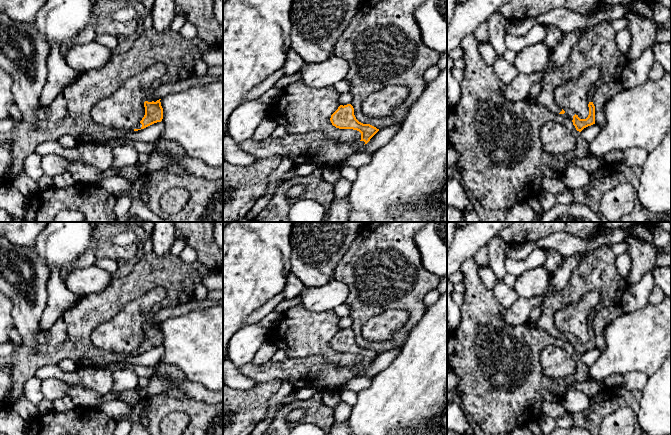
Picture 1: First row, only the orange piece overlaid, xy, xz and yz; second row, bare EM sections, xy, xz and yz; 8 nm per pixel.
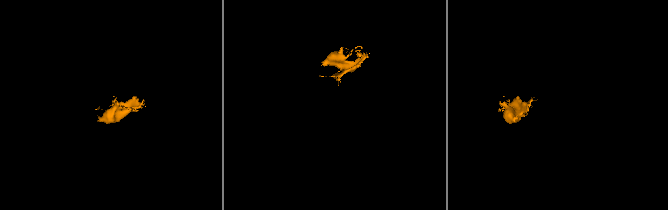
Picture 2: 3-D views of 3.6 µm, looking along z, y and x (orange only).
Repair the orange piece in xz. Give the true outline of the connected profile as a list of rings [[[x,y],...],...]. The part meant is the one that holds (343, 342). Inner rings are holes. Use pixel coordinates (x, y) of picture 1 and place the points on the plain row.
[[[351,328],[340,329],[331,339],[330,345],[339,353],[353,353],[361,357],[361,364],[356,369],[336,367],[321,362],[321,356],[315,355],[303,359],[287,359],[282,362],[267,362],[262,365],[247,363],[238,367],[244,376],[256,383],[271,380],[288,381],[294,388],[315,388],[320,394],[330,391],[343,391],[344,385],[367,368],[379,355],[370,348],[359,346]]]

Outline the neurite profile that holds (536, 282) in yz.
[[[544,265],[523,272],[517,277],[513,288],[519,298],[525,299],[533,297],[545,299],[556,292],[551,284],[551,271]]]

